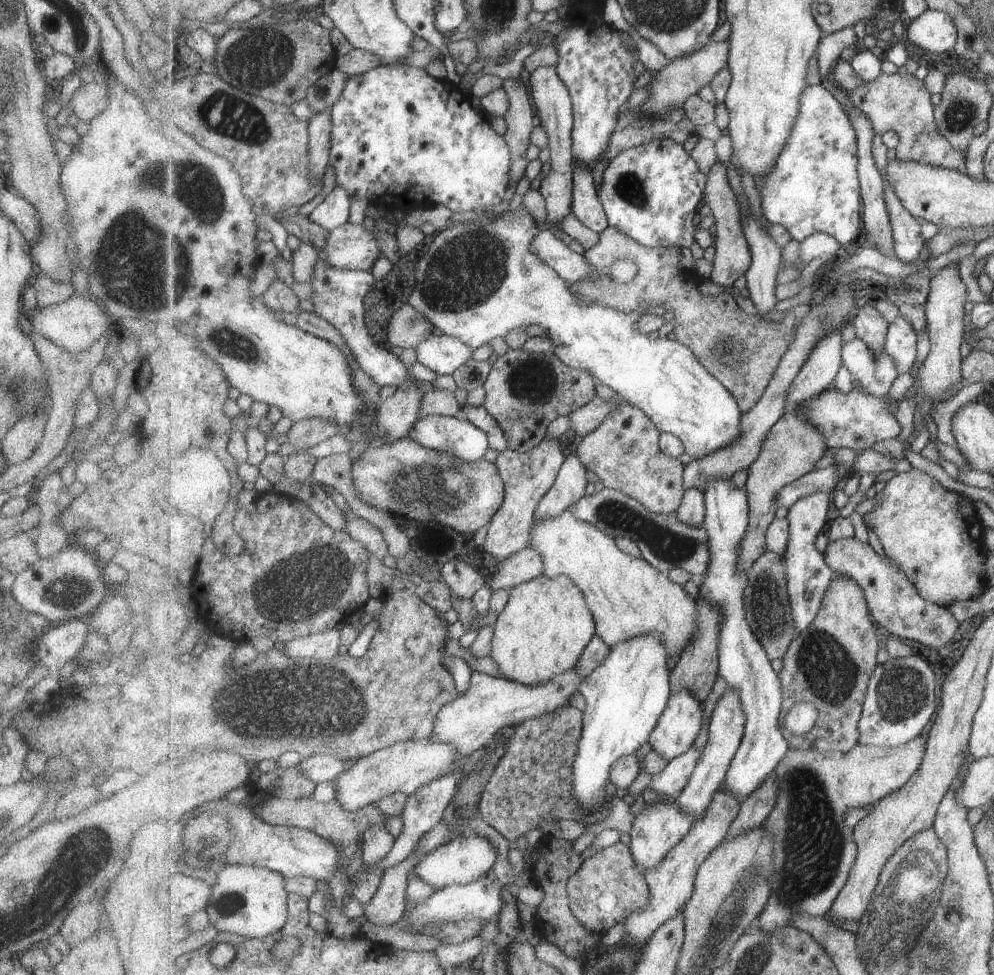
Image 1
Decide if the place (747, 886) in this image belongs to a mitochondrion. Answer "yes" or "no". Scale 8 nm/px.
yes

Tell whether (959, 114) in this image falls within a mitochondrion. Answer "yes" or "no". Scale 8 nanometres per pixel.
yes

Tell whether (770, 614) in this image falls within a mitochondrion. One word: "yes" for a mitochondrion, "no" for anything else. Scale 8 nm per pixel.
yes

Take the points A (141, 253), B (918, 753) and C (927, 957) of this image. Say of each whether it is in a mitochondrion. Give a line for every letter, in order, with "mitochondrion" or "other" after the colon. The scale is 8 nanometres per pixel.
A: mitochondrion
B: other
C: mitochondrion

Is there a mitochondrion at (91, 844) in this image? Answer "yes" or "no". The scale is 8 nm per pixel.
yes

